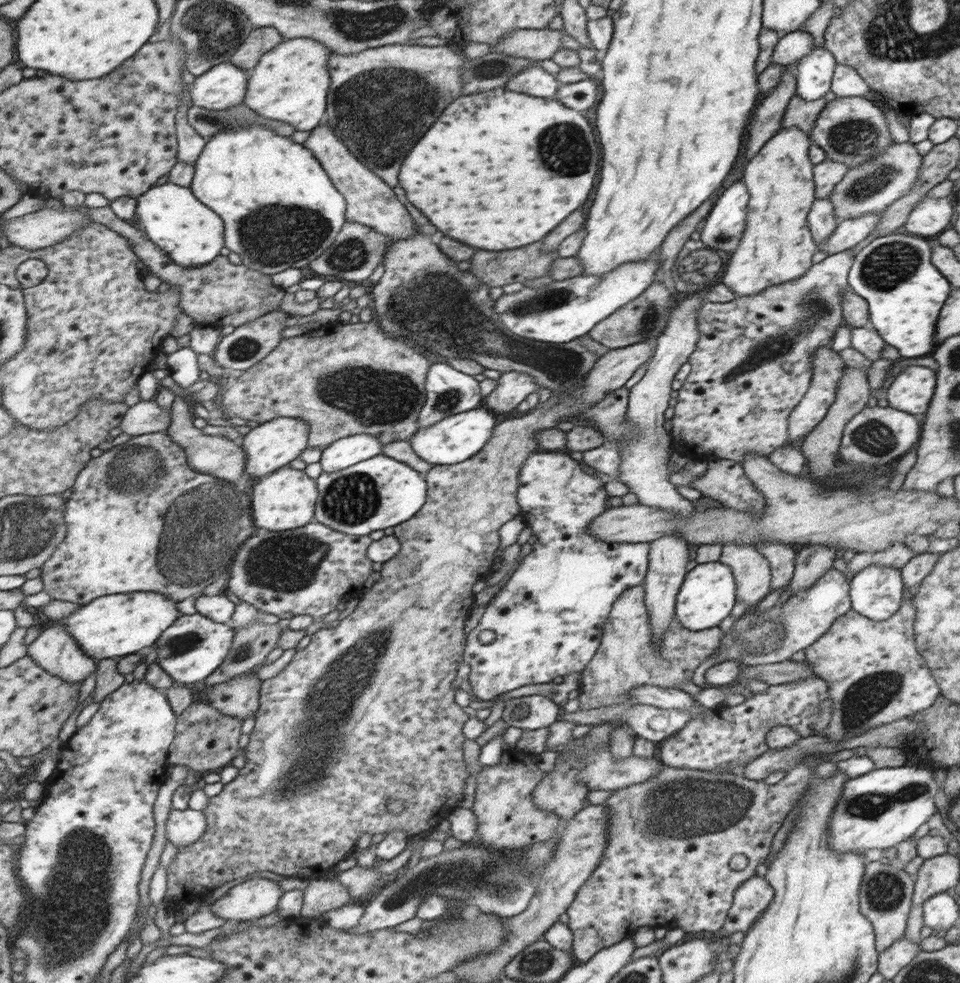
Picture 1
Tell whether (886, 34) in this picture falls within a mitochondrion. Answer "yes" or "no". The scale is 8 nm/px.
yes

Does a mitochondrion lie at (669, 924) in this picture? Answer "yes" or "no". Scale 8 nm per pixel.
no

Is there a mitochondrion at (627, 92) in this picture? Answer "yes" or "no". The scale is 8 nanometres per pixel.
no

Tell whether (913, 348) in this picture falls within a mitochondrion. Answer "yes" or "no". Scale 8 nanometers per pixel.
no

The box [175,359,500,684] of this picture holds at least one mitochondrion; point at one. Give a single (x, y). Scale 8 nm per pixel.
(374, 398)

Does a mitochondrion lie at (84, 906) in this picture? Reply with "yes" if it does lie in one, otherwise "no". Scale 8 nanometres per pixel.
yes

